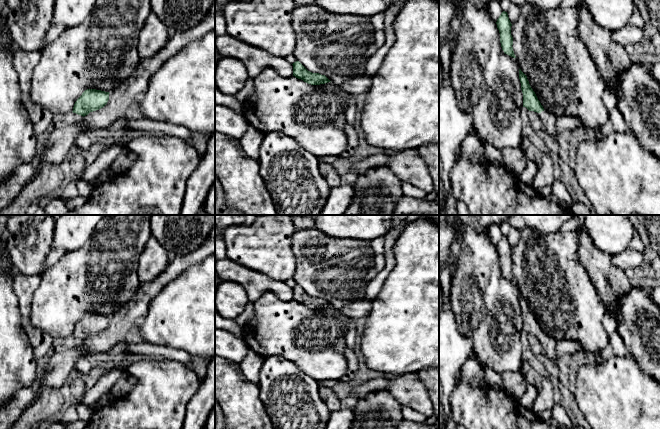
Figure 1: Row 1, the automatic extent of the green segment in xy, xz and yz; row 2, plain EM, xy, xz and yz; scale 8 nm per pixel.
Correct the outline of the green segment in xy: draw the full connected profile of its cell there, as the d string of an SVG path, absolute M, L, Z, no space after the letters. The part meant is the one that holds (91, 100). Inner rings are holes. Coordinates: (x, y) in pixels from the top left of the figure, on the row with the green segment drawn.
M87 89L77 99L73 107L73 113L86 116L90 112L103 108L109 100L109 92Z

